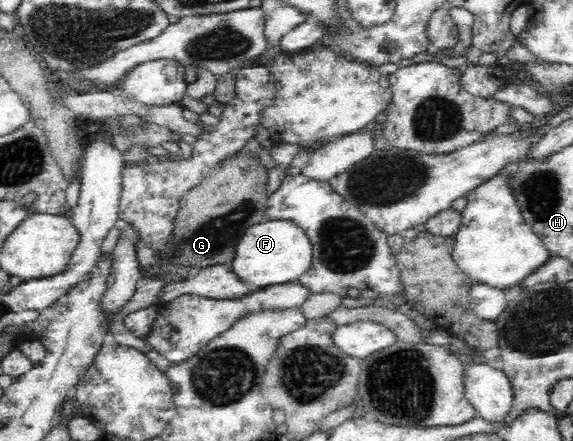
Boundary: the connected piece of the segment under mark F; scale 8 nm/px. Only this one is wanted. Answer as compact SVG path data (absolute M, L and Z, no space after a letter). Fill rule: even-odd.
M267 220L251 225L235 246L229 265L235 276L255 289L296 282L311 269L312 245L305 232L292 221Z

